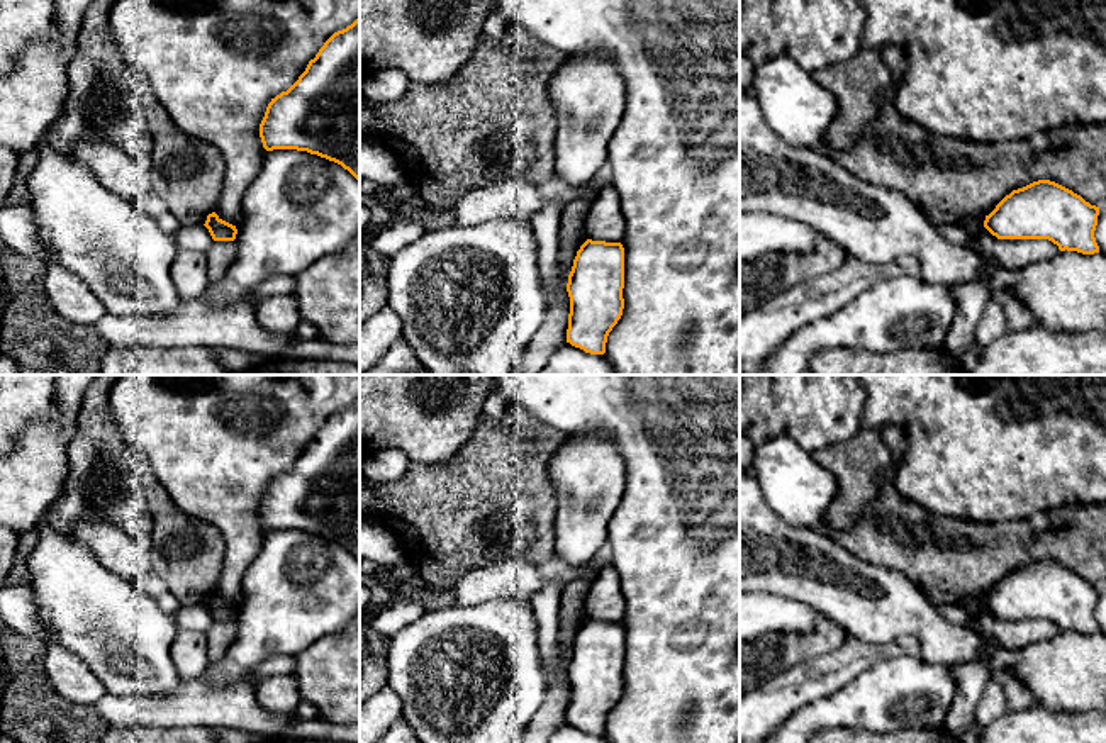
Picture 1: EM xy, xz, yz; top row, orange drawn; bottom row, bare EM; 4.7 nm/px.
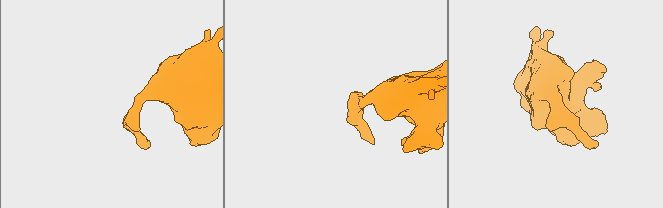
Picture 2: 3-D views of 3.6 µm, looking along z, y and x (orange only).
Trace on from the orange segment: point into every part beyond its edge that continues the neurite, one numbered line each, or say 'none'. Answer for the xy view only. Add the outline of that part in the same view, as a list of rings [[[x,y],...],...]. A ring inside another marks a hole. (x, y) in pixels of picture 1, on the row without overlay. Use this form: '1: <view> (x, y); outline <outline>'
none

